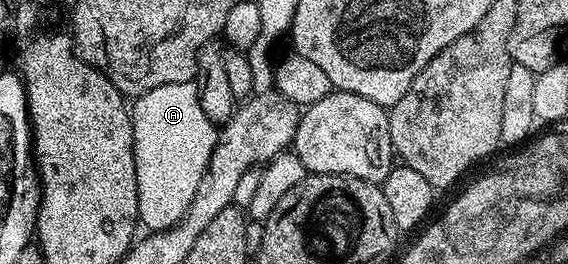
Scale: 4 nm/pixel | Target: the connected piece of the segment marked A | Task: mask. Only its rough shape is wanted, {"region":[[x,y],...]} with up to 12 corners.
{"region":[[196,81],[132,103],[137,217],[170,230],[218,127]]}

